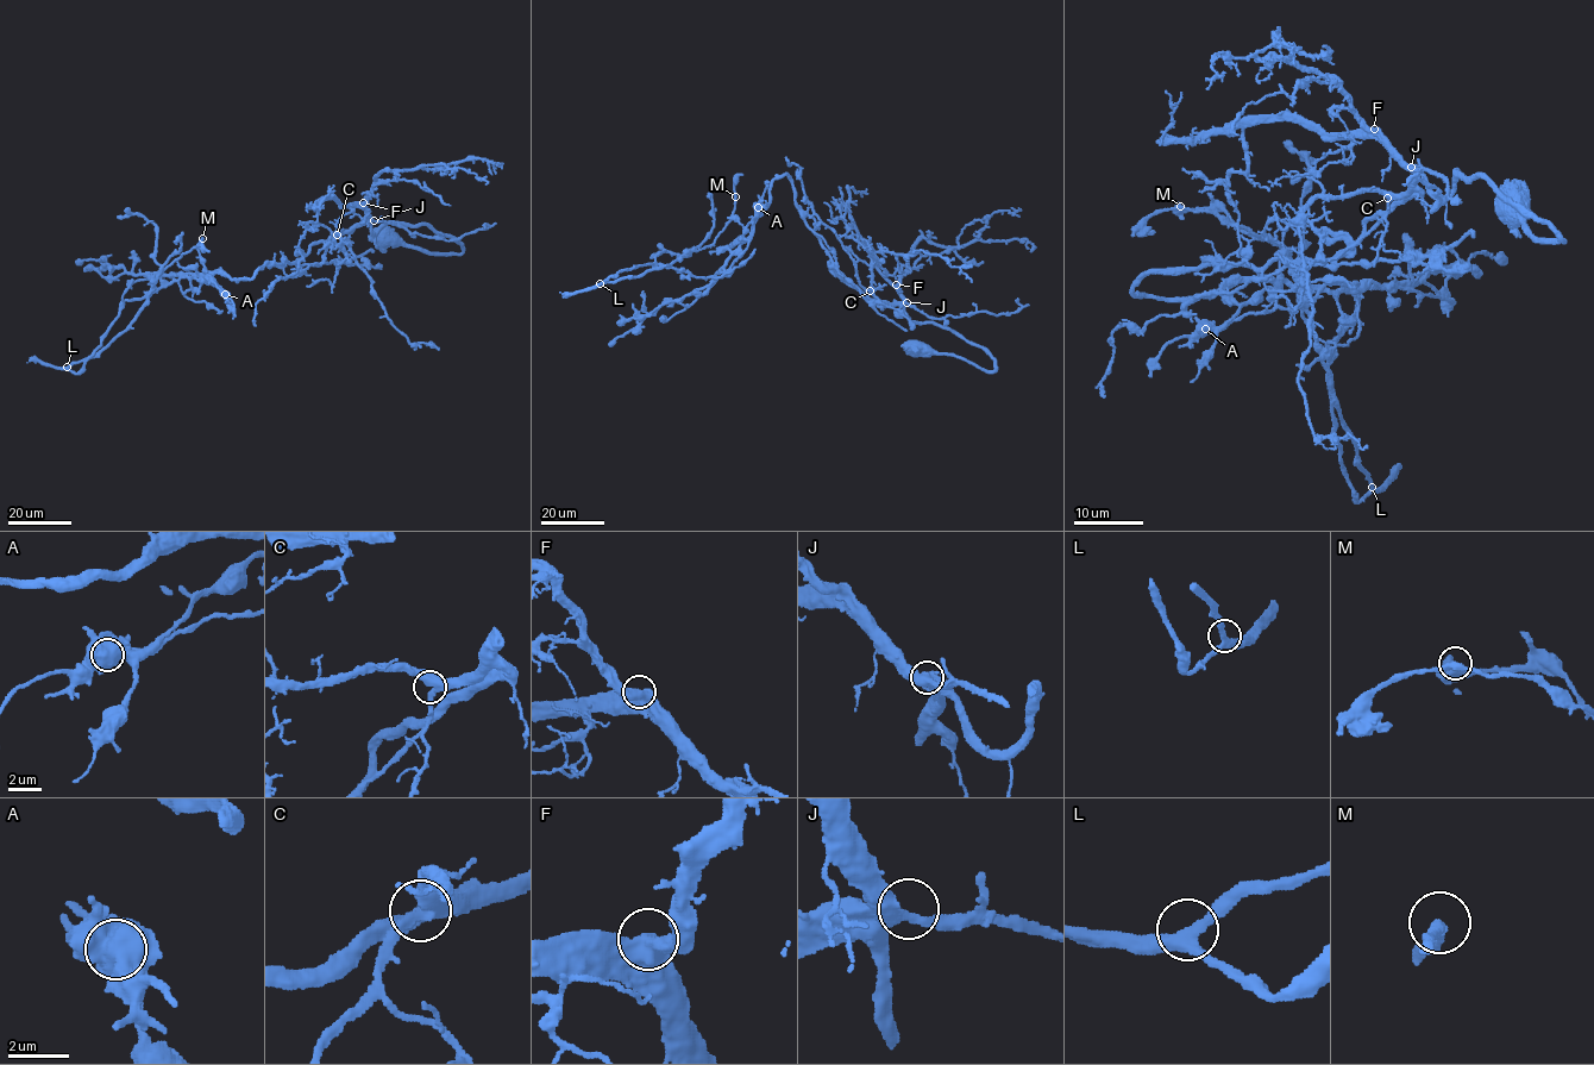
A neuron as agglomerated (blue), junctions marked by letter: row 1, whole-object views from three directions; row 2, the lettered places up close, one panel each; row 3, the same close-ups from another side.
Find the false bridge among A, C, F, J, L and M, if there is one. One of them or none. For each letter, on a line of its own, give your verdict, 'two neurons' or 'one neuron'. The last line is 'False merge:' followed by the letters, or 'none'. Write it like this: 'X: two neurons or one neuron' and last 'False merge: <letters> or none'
A: two neurons
C: one neuron
F: one neuron
J: one neuron
L: one neuron
M: one neuron
False merge: A

